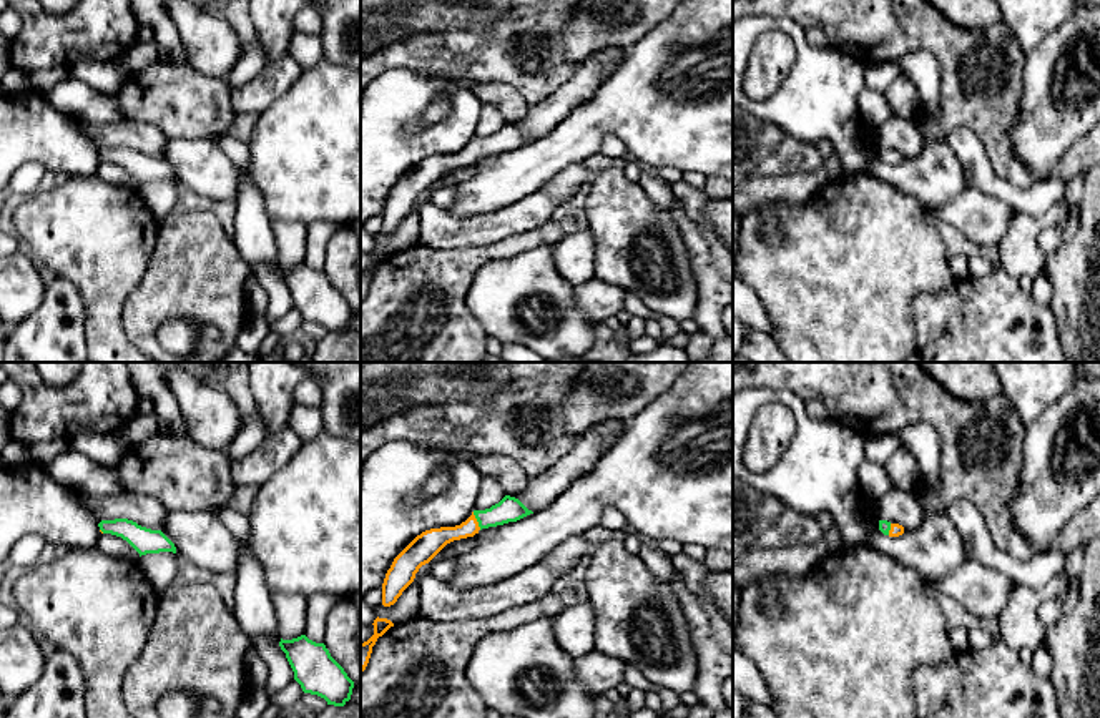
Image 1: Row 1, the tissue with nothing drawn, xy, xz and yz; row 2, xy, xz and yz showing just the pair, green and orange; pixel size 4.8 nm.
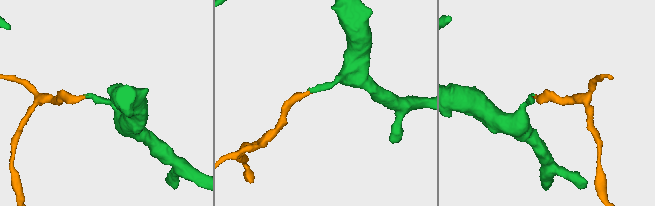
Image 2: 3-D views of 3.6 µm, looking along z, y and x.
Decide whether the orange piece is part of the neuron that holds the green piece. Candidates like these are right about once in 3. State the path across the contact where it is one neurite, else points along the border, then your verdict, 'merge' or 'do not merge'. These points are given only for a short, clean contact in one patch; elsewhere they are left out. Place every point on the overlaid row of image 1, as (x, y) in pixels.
runs through xz (509, 509), (477, 521), (464, 531), (431, 542); merge

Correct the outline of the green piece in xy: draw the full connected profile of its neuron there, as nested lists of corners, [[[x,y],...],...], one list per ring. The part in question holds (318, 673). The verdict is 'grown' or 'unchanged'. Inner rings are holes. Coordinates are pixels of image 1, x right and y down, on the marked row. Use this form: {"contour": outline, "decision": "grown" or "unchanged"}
{"contour": [[[301,635],[292,640],[281,638],[279,647],[304,693],[317,695],[334,706],[344,706],[351,700],[354,681],[331,657],[324,643]]], "decision": "unchanged"}

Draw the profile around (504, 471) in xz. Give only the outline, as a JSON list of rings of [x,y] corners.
[[[482,454],[469,457],[470,464],[484,475],[495,480],[505,495],[517,495],[528,484],[528,475],[510,457],[500,454]]]

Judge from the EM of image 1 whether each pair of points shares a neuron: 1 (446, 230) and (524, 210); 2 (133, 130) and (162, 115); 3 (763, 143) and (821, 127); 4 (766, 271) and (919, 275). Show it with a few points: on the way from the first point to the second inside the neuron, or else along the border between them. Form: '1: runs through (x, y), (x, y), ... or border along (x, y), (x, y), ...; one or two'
1: runs through (466, 230), (486, 230), (504, 221); one
2: border along (145, 122), (150, 122), (170, 137); two
3: border along (751, 113), (775, 123), (785, 133); two
4: runs through (805, 273), (881, 273); one

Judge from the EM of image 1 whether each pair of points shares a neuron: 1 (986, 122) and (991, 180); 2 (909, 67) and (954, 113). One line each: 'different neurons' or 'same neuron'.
1: different neurons
2: different neurons

